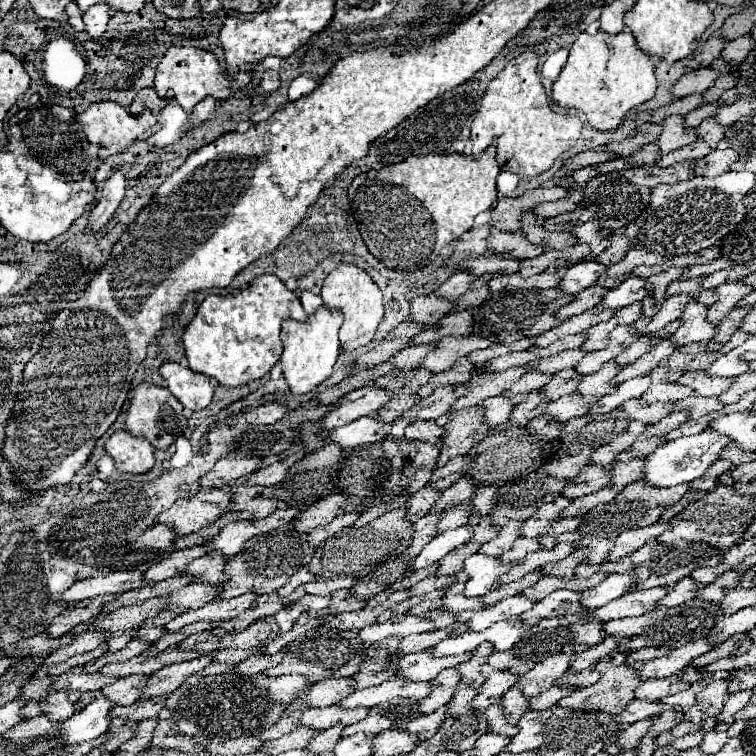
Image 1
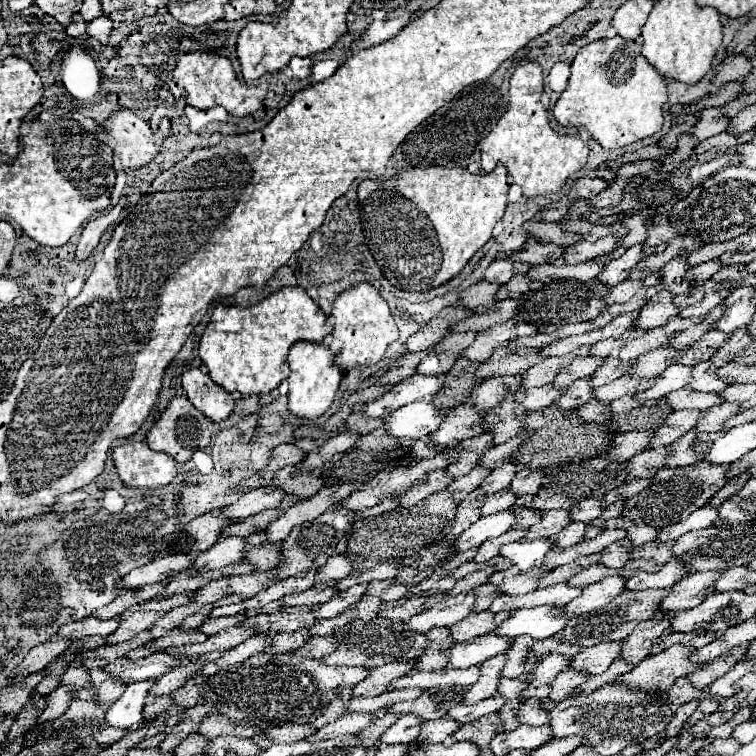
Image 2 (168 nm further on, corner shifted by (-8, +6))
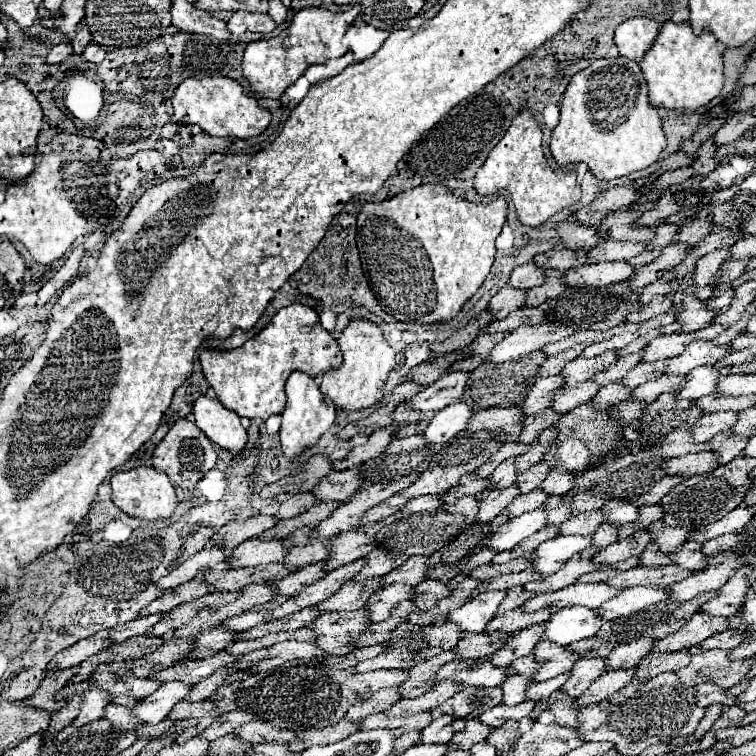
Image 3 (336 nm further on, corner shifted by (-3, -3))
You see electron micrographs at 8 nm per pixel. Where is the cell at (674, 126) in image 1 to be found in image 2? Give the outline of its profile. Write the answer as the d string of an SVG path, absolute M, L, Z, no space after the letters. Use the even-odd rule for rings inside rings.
M719 108L701 110L701 112L699 112L699 120L697 120L697 124L693 126L693 130L691 130L691 136L701 142L701 140L705 140L705 138L711 138L711 136L723 132L723 130L727 128L727 122L729 122L729 120L721 114Z

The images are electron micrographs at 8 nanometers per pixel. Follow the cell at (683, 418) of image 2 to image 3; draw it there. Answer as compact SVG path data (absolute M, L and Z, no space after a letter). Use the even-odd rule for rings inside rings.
M728 411L728 413L706 413L702 419L696 421L692 427L692 437L696 443L710 441L714 435L730 429L738 421L738 411Z

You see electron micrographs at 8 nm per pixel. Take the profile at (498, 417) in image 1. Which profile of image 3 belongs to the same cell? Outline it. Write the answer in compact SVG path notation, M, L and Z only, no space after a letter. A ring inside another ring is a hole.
M584 381L574 387L564 387L554 395L552 409L560 411L560 413L568 413L570 409L576 409L578 405L590 401L600 389L602 389L602 385L598 385L596 381Z

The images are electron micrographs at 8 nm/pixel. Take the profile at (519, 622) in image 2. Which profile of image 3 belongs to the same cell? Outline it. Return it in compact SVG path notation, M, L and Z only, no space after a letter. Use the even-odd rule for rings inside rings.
M570 607L560 609L546 621L544 639L556 641L558 645L570 645L580 639L588 639L596 635L602 627L602 617L596 609L588 607Z

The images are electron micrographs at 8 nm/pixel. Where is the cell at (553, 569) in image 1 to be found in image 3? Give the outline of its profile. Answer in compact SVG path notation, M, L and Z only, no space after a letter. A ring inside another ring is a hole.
M650 543L646 547L646 551L640 555L640 561L642 561L642 565L672 565L674 563L668 553L662 553L658 549L656 543Z

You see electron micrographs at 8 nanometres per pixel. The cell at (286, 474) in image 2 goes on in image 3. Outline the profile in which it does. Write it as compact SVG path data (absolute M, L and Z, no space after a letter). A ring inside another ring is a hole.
M356 469L352 471L334 471L326 479L320 481L320 485L314 489L314 495L322 501L346 501L352 497L352 493L360 491L360 487L366 483L366 477L362 477Z

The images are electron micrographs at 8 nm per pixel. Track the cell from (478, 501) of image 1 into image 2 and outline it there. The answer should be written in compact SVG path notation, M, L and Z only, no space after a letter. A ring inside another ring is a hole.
M524 468L518 472L513 479L513 482L507 488L511 492L515 492L517 496L534 495L542 488L541 478L544 472L531 471L529 468Z

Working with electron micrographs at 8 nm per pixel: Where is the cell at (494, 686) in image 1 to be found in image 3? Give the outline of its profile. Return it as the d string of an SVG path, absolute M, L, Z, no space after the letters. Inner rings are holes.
M582 657L574 669L570 679L566 681L566 685L562 687L564 693L568 693L570 697L578 697L582 695L598 677L602 677L608 671L608 663L604 657Z

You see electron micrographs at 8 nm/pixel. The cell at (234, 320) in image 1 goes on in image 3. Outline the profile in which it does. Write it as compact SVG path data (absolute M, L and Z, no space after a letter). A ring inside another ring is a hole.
M294 303L290 307L280 309L276 317L272 319L272 323L266 329L262 329L256 337L246 341L244 347L232 349L232 351L202 351L200 363L202 363L204 377L208 379L210 387L216 391L220 403L226 409L234 411L240 417L252 419L252 421L254 419L266 421L270 415L278 415L284 411L284 405L286 405L284 383L290 377L290 373L302 371L302 373L308 373L310 377L324 375L326 371L338 369L342 365L342 353L340 353L336 339L320 325L318 313L306 305Z

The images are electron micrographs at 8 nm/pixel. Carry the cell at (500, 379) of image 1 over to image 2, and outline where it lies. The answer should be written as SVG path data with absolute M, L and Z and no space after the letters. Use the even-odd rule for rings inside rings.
M584 346L576 349L572 354L565 356L553 356L545 358L537 366L531 366L527 368L523 374L521 374L521 390L523 388L541 387L549 383L552 383L555 376L571 364L576 358L583 358L589 355L590 347Z

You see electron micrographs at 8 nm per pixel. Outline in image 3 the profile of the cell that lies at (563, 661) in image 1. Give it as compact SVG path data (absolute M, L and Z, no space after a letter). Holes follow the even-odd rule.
M636 639L626 645L618 645L610 655L608 655L608 665L612 669L630 669L638 667L640 661L652 653L656 645L656 639Z

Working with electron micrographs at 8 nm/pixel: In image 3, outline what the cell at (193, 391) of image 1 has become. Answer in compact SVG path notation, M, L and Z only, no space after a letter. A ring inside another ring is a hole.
M200 395L194 403L192 413L194 413L194 423L212 443L236 455L244 451L248 435L240 425L240 417L234 411L226 409L218 399Z

